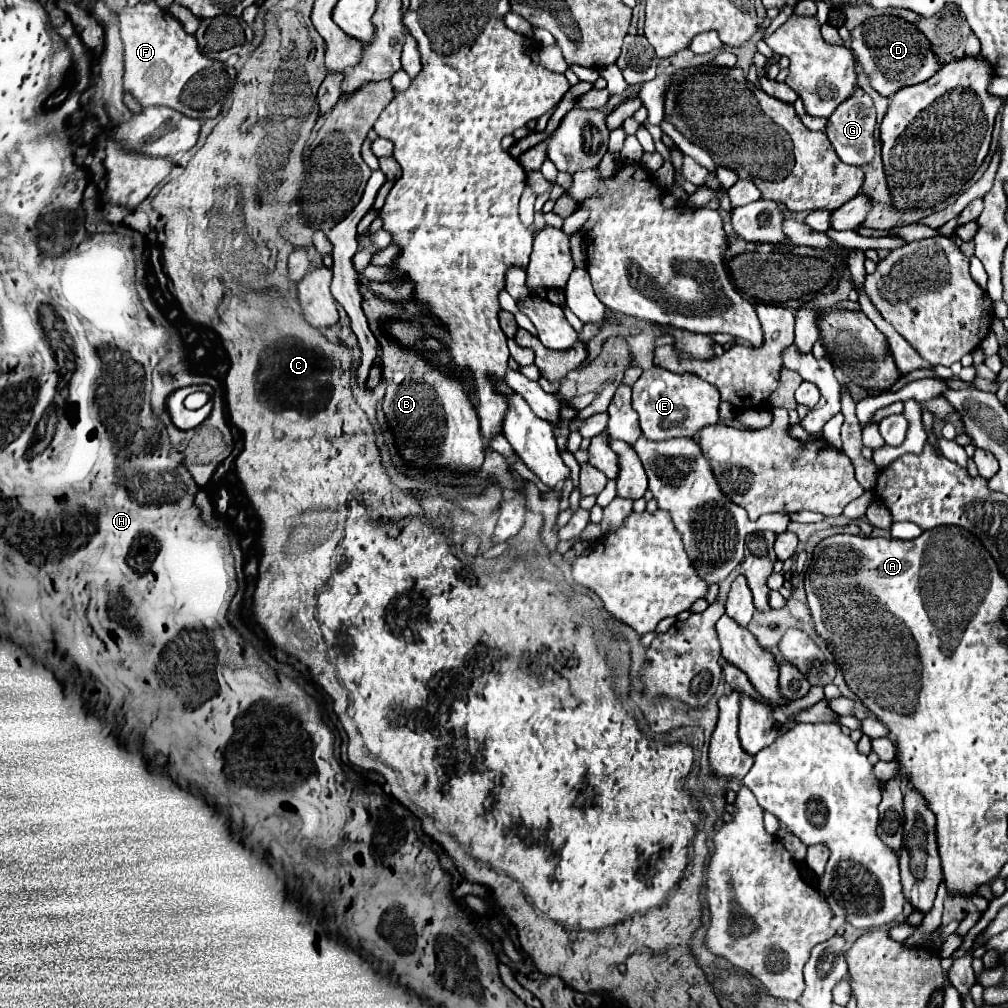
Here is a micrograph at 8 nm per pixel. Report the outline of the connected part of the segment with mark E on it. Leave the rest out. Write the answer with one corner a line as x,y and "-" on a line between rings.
654,365
643,371
633,385
633,409
639,413
643,437
665,441
673,437
695,437
703,427
719,421
719,391
695,373
674,373

